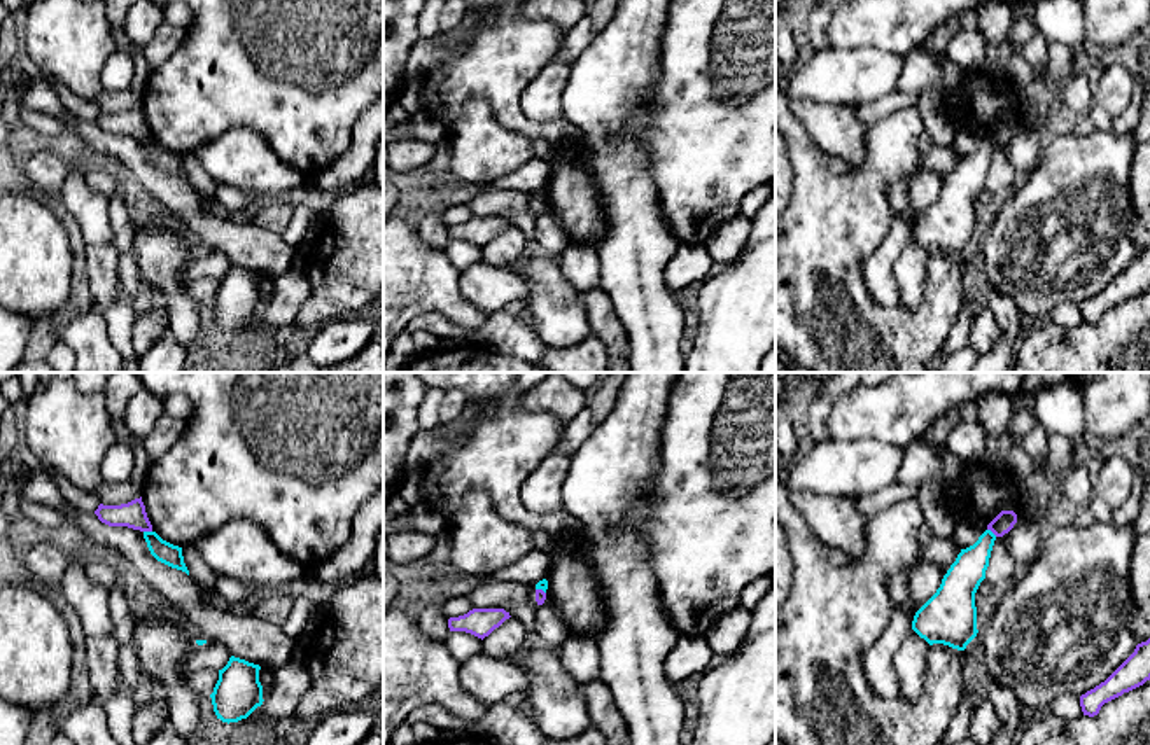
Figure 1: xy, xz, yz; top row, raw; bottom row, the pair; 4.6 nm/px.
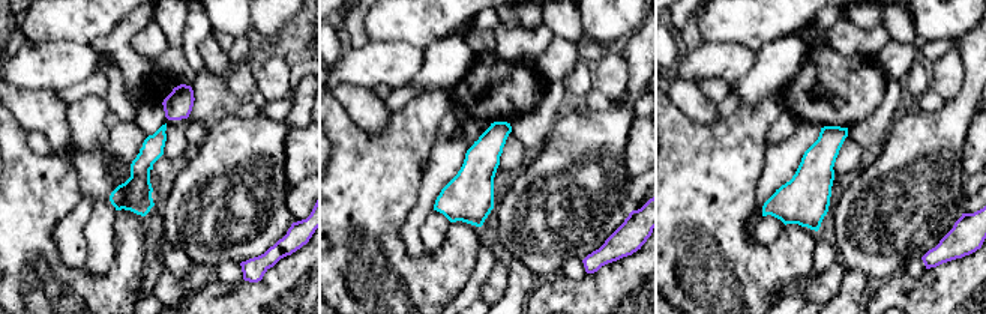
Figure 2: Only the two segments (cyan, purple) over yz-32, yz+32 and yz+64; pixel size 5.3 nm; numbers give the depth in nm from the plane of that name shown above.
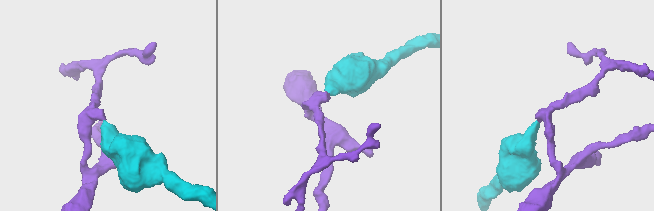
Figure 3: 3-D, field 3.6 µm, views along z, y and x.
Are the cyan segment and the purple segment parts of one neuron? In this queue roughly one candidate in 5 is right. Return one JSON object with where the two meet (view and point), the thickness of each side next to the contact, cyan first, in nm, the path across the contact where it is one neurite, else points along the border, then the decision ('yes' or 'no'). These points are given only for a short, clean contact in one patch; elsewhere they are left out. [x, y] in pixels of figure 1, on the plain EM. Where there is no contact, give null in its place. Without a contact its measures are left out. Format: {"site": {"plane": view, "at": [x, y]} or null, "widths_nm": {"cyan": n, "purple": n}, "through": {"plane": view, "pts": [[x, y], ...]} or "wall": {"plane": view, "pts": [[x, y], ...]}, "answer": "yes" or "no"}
{"site": {"plane": "yz", "at": [991, 140]}, "widths_nm": {"cyan": 160, "purple": 90}, "wall": {"plane": "yz", "pts": [[988, 137], [996, 144]]}, "answer": "no"}

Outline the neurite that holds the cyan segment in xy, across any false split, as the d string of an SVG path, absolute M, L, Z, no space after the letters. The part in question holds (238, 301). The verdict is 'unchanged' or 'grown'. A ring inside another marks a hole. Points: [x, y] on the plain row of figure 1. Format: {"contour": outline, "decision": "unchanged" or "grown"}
{"contour": "M229 266L228 273L219 278L219 289L210 303L217 327L228 332L238 331L263 313L259 278L259 273Z", "decision": "unchanged"}

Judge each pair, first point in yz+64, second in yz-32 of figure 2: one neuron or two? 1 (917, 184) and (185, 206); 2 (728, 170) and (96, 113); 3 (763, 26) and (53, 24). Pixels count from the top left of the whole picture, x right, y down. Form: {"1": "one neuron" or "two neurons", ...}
{"1": "one neuron", "2": "one neuron", "3": "one neuron"}

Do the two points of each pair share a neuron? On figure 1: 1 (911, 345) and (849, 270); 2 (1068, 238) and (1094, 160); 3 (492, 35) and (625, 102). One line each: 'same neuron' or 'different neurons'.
1: same neuron
2: same neuron
3: different neurons

